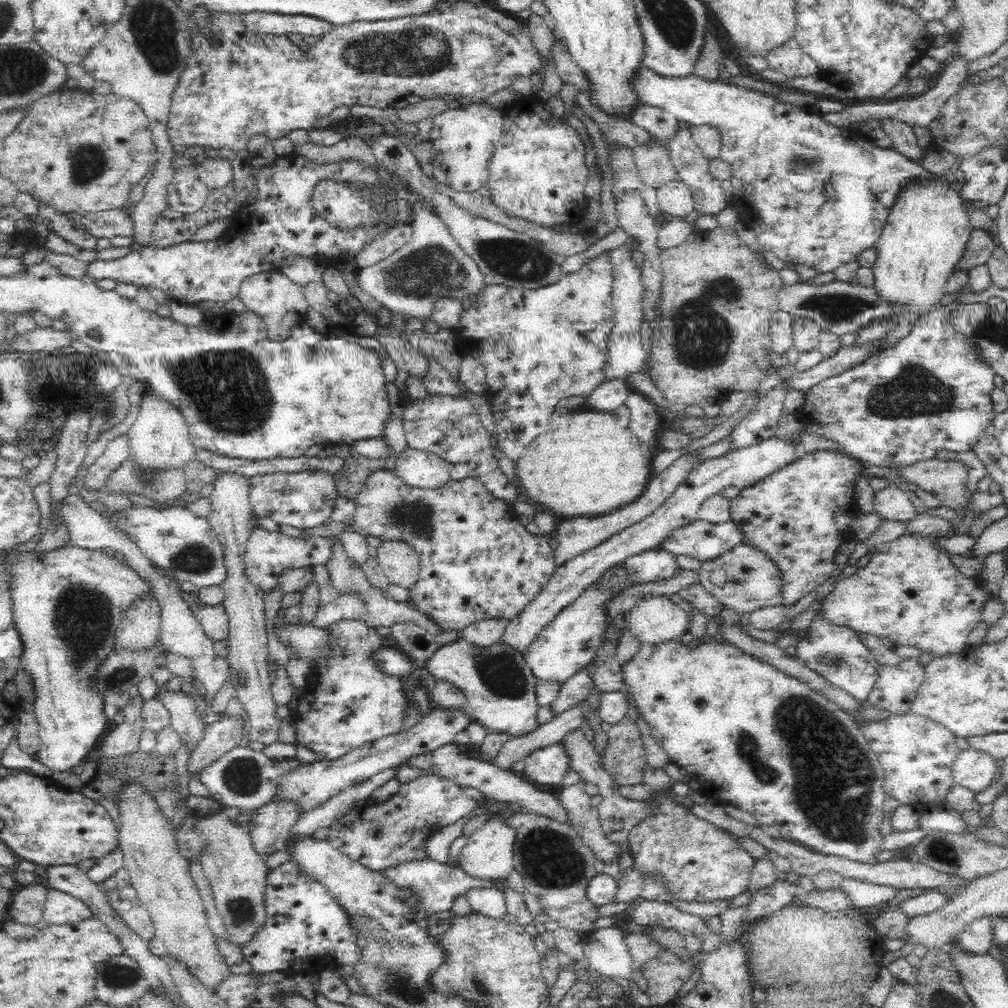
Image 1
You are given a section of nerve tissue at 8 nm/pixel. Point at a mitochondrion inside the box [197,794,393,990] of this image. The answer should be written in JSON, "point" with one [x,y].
{"point":[240,911]}

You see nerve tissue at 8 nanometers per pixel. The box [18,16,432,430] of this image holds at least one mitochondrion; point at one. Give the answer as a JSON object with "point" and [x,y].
{"point":[89,162]}

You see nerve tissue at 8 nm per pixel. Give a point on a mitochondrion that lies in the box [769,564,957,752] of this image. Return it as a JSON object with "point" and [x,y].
{"point":[832,659]}

